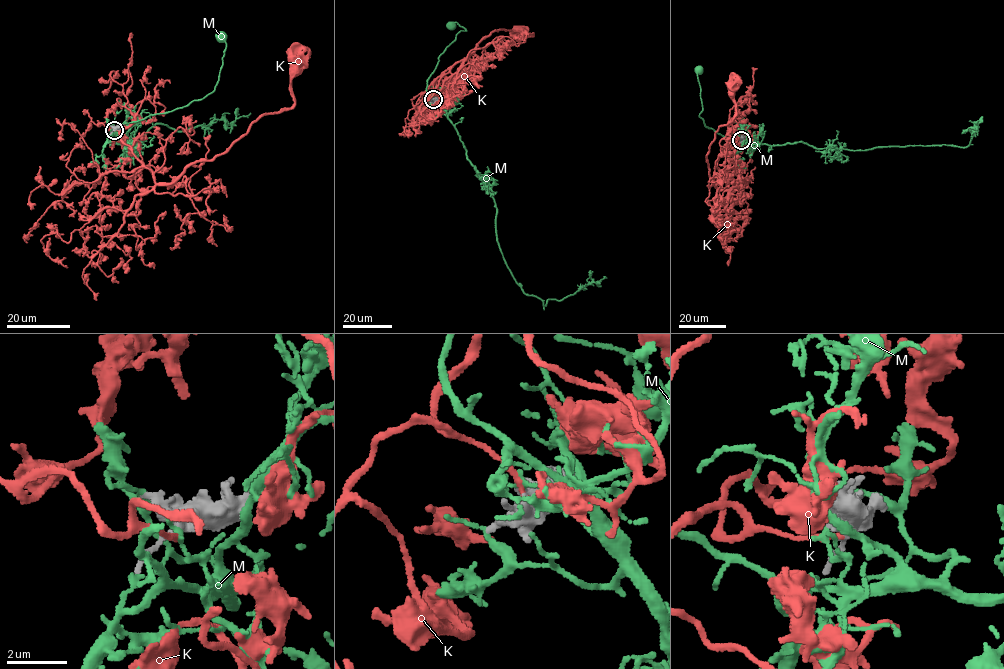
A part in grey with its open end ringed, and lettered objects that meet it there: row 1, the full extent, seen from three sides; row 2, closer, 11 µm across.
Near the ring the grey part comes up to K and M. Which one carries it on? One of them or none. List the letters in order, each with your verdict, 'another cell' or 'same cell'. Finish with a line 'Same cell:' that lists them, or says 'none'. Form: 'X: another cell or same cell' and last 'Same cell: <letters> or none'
K: same cell
M: another cell
Same cell: K

